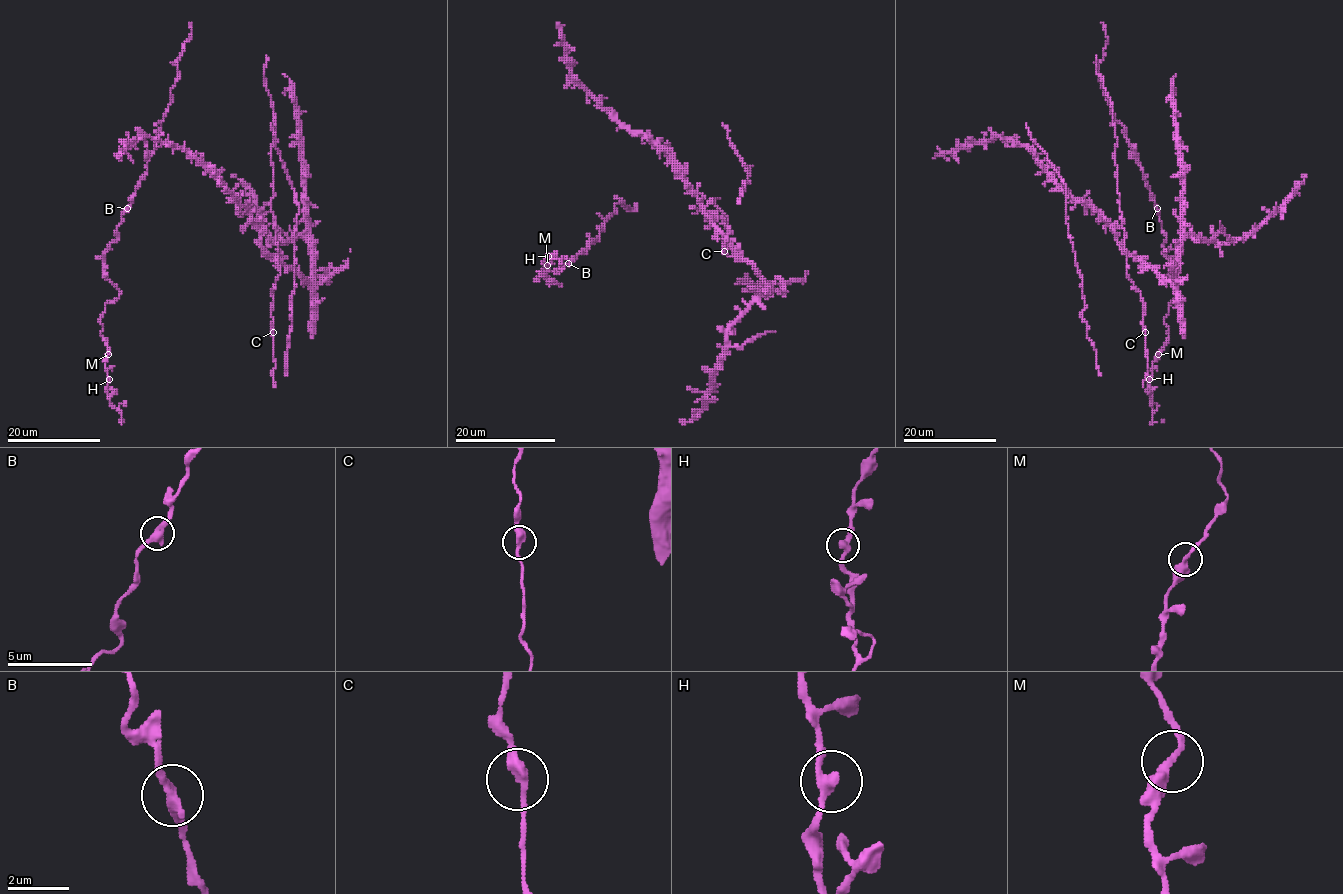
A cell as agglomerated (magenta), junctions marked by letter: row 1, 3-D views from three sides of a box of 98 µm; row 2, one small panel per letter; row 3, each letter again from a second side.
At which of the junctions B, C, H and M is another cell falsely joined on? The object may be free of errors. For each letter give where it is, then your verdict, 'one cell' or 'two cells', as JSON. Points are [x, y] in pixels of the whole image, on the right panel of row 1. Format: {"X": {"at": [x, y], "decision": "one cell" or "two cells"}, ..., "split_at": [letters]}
{"B": {"at": [1157, 208], "decision": "one cell"}, "C": {"at": [1145, 332], "decision": "one cell"}, "H": {"at": [1149, 379], "decision": "one cell"}, "M": {"at": [1158, 354], "decision": "one cell"}, "split_at": []}

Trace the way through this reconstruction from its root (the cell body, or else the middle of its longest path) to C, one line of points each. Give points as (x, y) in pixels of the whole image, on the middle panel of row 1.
C: (724, 215), (727, 219), (723, 218), (726, 223), (722, 223), (732, 232), (727, 237), (724, 251)

